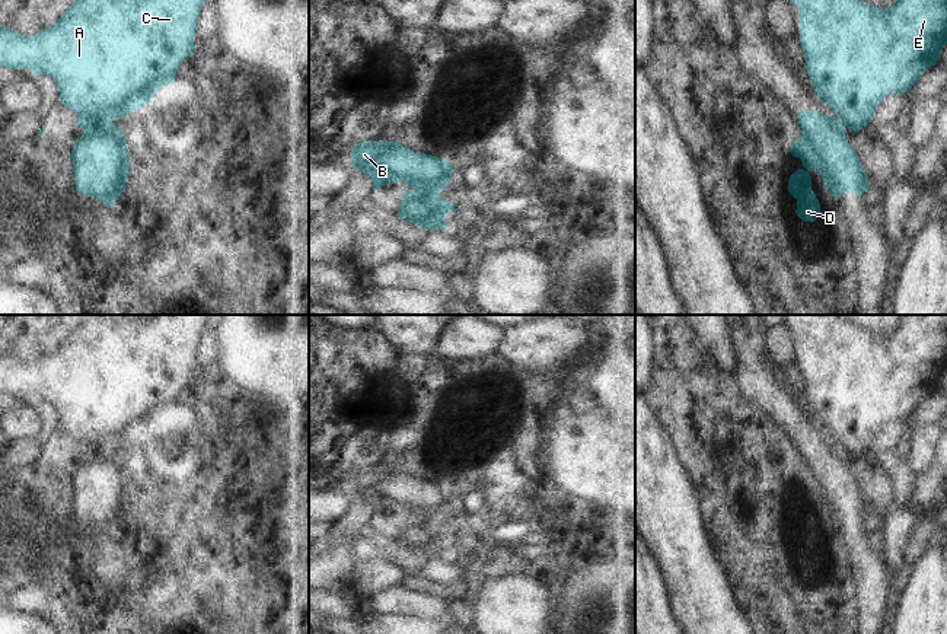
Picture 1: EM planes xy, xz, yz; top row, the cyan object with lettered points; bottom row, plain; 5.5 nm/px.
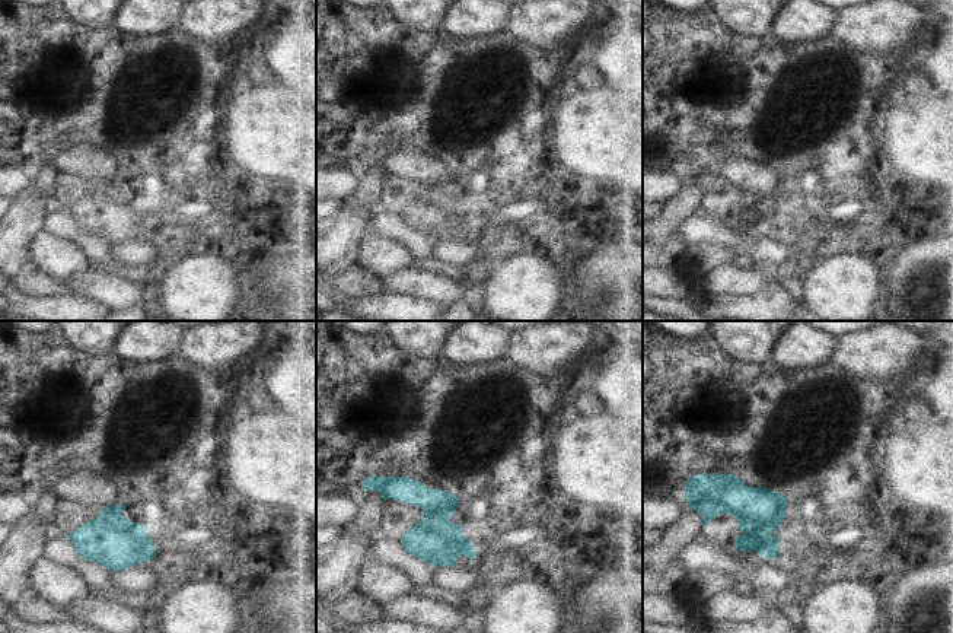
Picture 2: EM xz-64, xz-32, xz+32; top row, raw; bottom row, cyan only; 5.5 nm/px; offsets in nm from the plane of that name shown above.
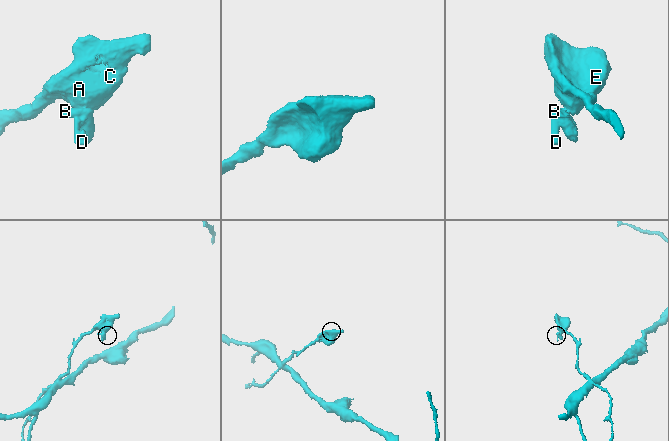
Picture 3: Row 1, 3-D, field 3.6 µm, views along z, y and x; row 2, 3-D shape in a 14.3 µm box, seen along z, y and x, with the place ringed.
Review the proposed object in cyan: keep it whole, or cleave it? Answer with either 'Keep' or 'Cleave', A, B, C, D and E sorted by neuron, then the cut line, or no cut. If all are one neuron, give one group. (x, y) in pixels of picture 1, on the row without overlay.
Cleave. Groups: A C E / B D. Split along xz (439, 519), (415, 518), (405, 525).

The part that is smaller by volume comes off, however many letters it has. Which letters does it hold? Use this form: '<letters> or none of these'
B, D

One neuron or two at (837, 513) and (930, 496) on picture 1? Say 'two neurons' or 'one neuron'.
two neurons

